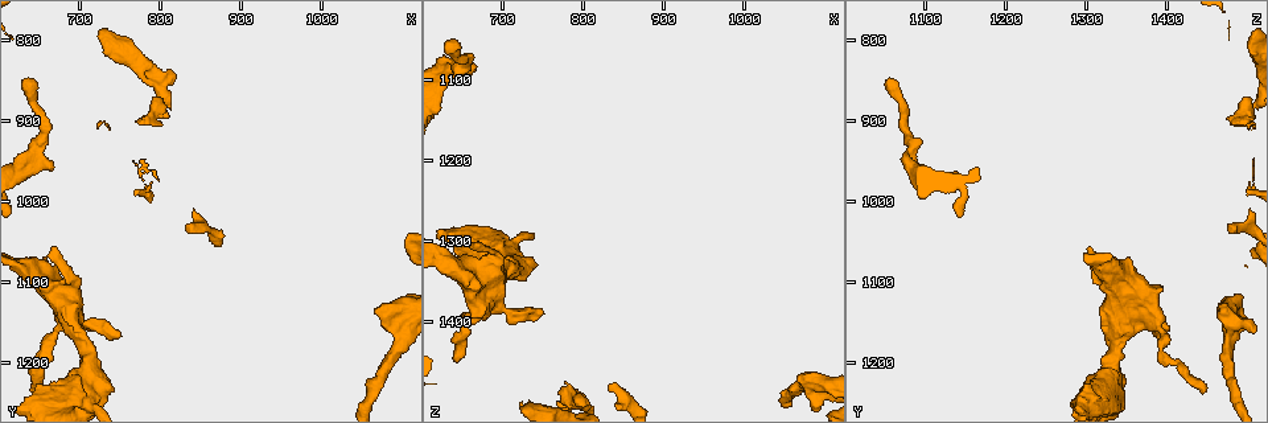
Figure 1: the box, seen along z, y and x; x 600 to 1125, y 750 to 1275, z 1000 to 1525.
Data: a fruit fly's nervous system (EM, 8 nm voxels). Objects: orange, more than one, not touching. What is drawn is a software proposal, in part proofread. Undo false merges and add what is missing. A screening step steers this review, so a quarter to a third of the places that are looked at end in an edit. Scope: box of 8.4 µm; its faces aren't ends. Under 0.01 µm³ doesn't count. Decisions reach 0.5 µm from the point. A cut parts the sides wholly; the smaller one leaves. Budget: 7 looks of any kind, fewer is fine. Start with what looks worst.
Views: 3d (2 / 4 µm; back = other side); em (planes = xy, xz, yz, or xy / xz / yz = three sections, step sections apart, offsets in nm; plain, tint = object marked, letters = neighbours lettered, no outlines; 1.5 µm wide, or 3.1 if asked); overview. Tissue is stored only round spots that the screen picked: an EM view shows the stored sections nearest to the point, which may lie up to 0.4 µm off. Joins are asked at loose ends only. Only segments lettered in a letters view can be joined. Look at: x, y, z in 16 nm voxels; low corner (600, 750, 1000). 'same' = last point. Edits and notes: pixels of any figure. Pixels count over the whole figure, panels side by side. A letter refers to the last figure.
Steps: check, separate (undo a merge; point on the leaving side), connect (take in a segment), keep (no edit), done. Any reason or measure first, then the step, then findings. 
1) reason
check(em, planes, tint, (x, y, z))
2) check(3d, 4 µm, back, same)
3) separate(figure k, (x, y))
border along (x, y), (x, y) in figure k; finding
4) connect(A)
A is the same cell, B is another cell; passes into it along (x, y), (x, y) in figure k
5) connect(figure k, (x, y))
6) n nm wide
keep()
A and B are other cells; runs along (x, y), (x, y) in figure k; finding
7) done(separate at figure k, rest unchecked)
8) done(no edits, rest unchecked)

free end
check(3d, 4 µm, (640, 1235, 1450))

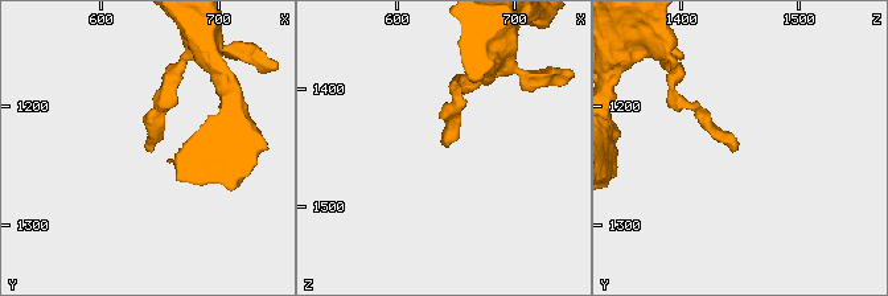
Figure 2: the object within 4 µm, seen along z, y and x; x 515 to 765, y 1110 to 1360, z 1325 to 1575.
now the EM
check(em, planes, plain, (642, 1232, 1450))

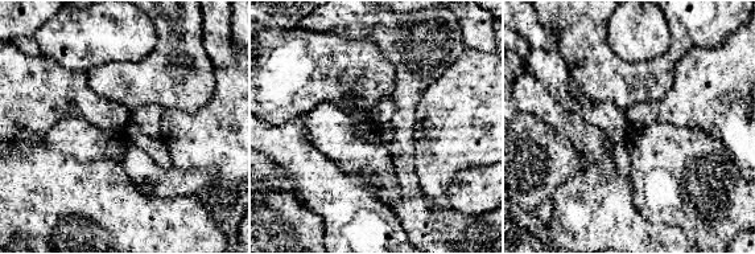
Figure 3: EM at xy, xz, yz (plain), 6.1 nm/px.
what lies round it
check(em, planes, letters, same)

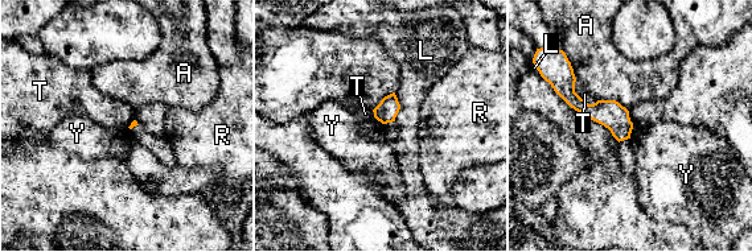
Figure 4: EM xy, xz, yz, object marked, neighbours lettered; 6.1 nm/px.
keep()
A, L, R, T and Y are other cells; runs along (570, 81), (583, 107), (627, 135) in figure 4; none of them fits

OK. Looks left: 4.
end of a long branch
check(3d, 2 µm, (640, 845, 1050))

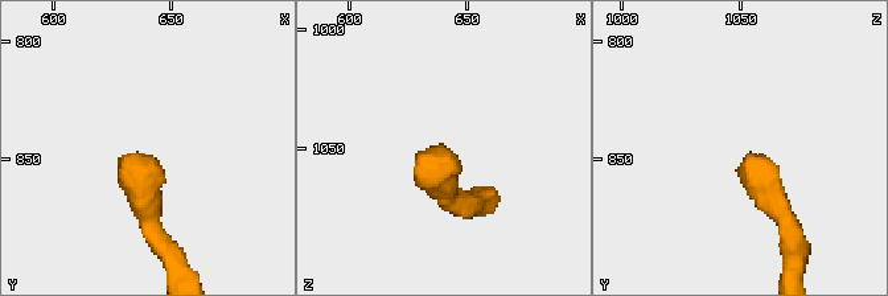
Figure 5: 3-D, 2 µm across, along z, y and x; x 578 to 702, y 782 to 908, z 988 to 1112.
shape alone is not enough
check(em, planes, letters, (635, 847, 1052))

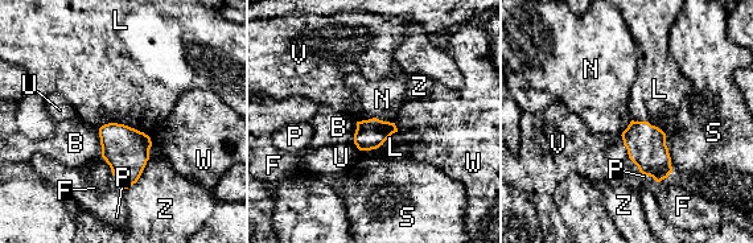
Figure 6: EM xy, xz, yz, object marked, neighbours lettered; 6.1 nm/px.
keep()
B, F, L, N, P, S, U, V, W and Z are other cells; border along (357, 120), (378, 118), (394, 123) in figure 6; none of them fits

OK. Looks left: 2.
branch stops here
check(3d, 4 µm, (745, 1170, 1395))

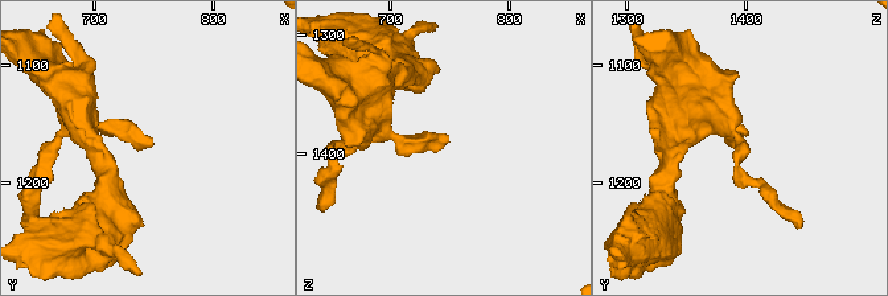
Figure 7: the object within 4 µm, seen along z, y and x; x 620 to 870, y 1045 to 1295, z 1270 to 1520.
check(em, xz, step 4, letters, (744, 1168, 1394))

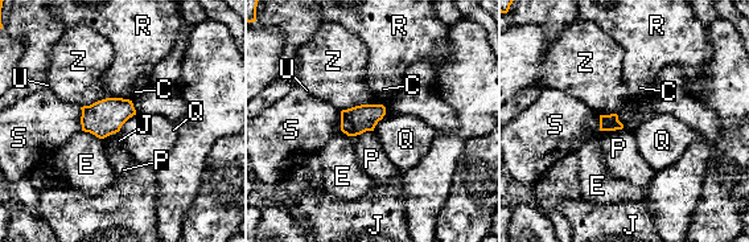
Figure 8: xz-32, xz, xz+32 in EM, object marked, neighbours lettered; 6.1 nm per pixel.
keep()
C, E, J, P, Q, R, S, U and Z are other cells; border along (136, 114), (118, 131) in figure 8; none of them fits

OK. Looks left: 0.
done(no edits, rest unchecked)

